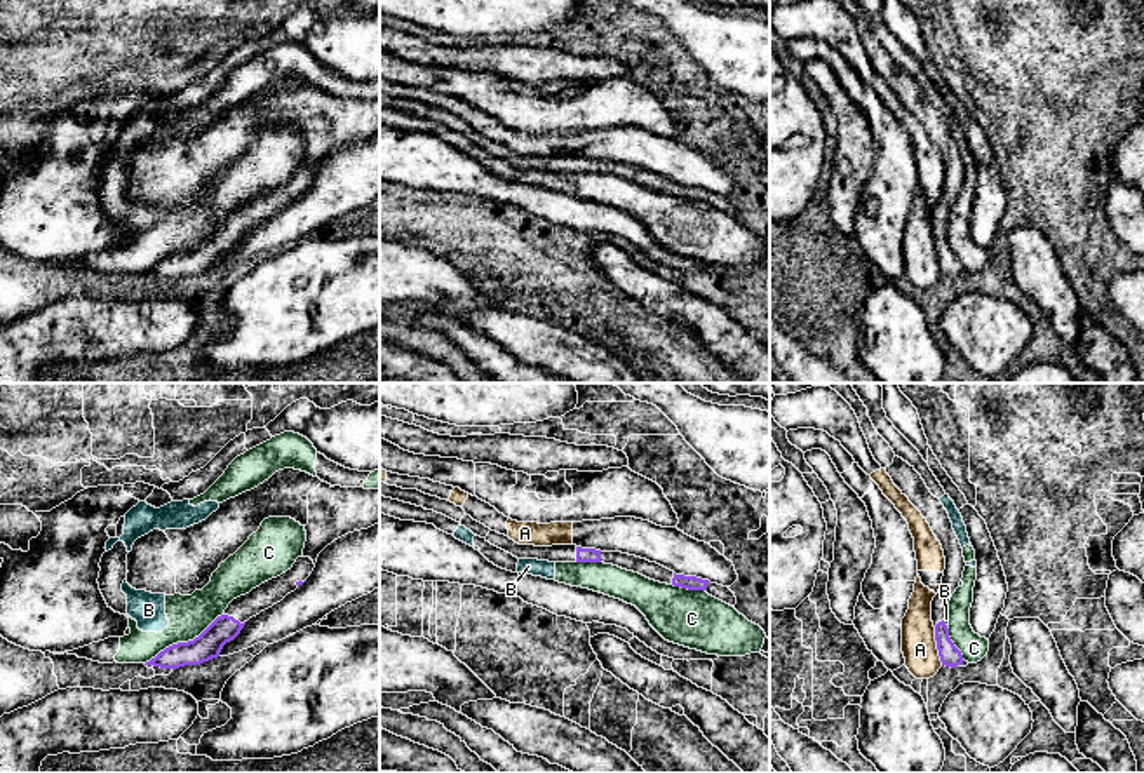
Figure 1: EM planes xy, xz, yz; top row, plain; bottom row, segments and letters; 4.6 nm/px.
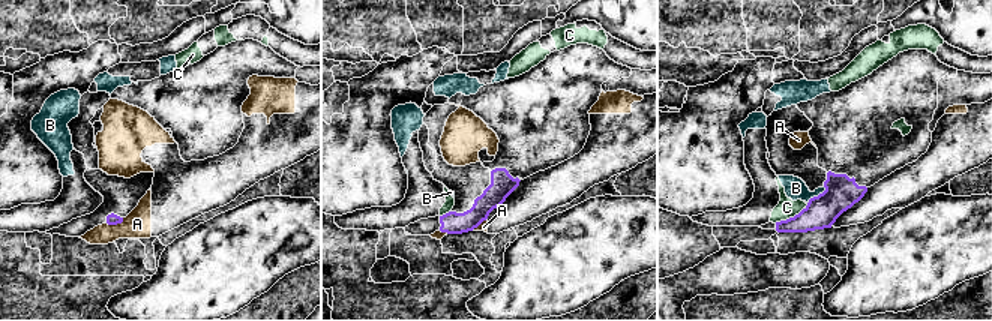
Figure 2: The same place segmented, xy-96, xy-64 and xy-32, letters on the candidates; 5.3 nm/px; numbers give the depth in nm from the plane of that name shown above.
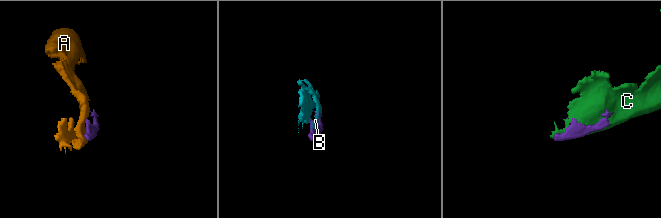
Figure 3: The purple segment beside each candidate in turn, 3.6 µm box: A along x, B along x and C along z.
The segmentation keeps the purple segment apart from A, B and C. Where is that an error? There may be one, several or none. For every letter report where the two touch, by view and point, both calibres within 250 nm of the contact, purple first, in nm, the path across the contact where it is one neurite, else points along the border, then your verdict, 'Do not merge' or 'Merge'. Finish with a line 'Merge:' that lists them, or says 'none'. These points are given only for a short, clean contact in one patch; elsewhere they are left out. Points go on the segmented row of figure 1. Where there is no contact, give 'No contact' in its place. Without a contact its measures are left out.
A: Touches purple at yz (937, 646). Thickness 100 nm (purple) against 160 nm. Boundary: yz (934, 627), (937, 653), (942, 664). Do not merge
B: Touches purple at yz (944, 624). Thickness 100 nm (purple) against 20 nm. Boundary: yz (944, 620), (948, 625). Do not merge
C: Touches purple at xy (183, 643). Thickness 120 nm (purple) against 190 nm. Do not merge
Merge: none

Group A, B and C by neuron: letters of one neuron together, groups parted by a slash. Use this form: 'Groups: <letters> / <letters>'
Groups: A / B C

